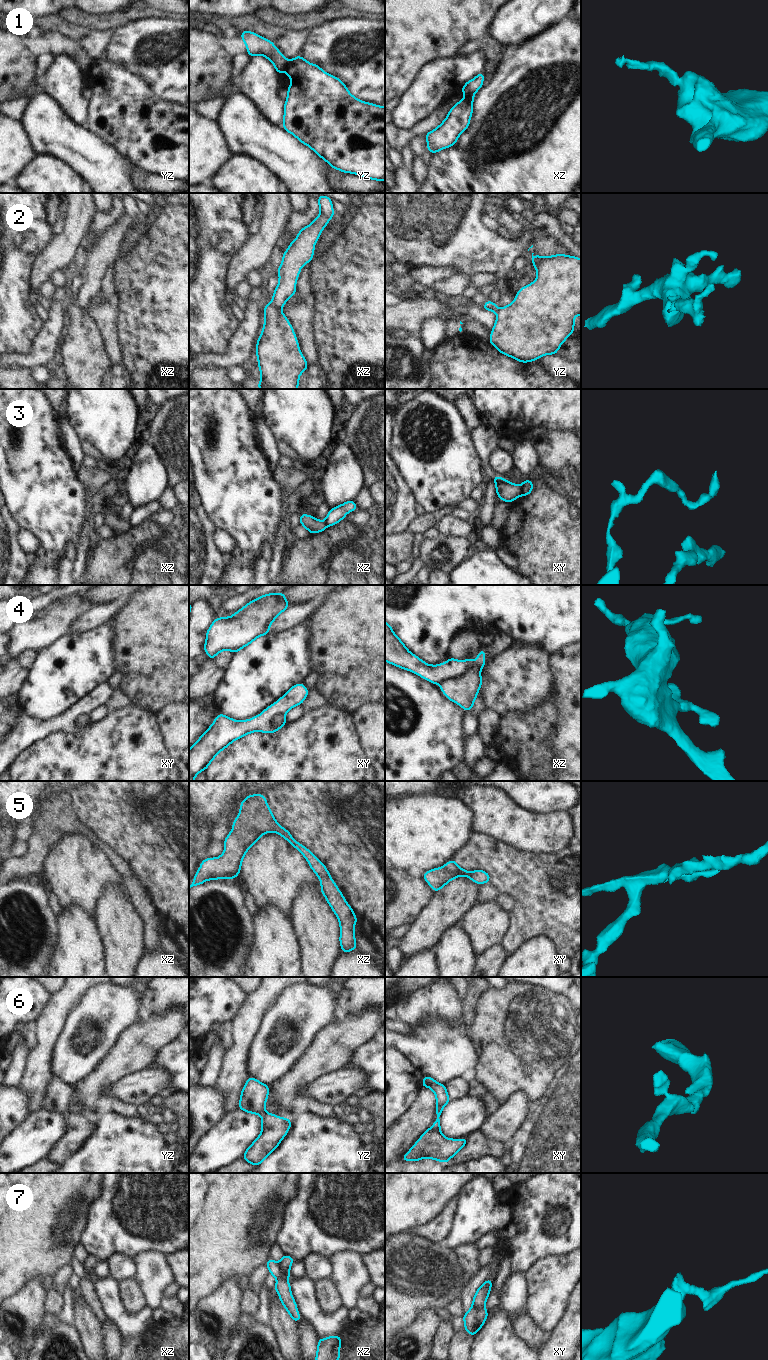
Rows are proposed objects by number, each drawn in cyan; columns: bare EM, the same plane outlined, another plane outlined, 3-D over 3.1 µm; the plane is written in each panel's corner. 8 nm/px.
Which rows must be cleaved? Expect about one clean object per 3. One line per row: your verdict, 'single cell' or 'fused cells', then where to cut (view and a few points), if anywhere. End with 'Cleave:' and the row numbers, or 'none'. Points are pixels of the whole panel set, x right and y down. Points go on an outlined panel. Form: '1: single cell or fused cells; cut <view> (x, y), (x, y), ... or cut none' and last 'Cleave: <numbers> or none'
1: fused cells; cut yz (289, 61), (284, 70)
2: fused cells; cut xz (270, 303), (280, 308)
3: fused cells; cut xy (520, 485), (522, 494)
4: fused cells; cut xz (481, 666), (473, 662), (463, 674), (441, 683)
5: single cell; cut none
6: single cell; cut none
7: fused cells; cut xz (277, 1263), (283, 1274), (288, 1273)
Cleave: 1, 2, 3, 4, 7

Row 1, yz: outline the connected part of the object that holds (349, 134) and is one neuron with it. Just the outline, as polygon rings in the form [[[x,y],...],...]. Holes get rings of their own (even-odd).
[[[302,56],[290,60],[285,71],[291,79],[291,84],[287,89],[288,95],[284,105],[284,130],[309,146],[332,168],[367,179],[385,181],[385,107],[360,101],[350,94],[339,78],[329,75]]]

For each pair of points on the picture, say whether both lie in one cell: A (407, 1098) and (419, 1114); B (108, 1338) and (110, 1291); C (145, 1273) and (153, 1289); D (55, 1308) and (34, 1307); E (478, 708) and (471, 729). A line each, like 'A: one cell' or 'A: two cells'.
A: two cells
B: two cells
C: one cell
D: two cells
E: one cell

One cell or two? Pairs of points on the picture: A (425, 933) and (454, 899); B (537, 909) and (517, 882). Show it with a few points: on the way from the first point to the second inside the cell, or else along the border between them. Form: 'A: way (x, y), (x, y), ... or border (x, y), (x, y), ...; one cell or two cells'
A: way (431, 925), (448, 907); one cell
B: way (537, 902), (524, 889); one cell

